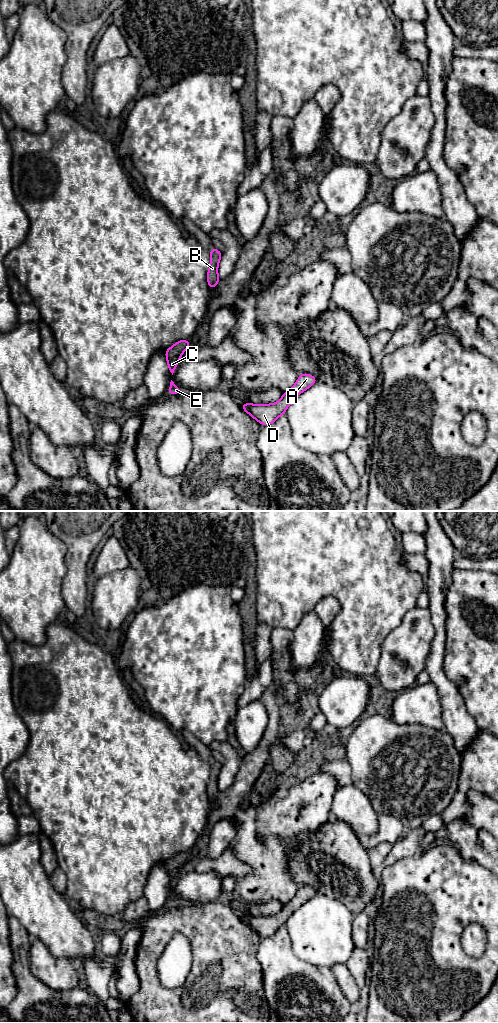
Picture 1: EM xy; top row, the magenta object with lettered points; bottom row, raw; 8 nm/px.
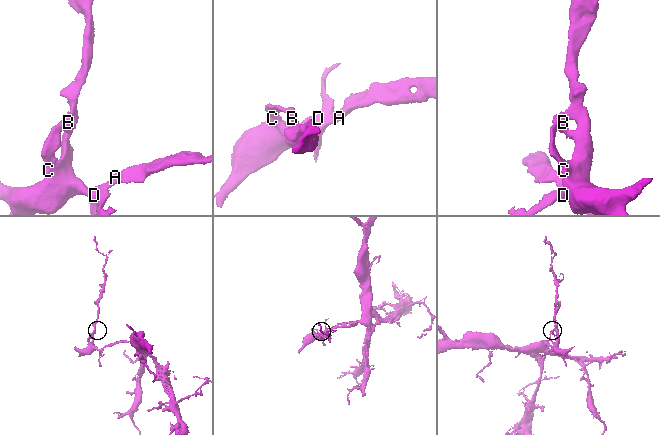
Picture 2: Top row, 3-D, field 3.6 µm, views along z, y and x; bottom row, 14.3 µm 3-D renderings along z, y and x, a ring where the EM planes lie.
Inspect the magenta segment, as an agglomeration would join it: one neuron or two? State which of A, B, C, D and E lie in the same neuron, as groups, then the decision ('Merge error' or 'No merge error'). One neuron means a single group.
Groups: A B C D E. No merge error

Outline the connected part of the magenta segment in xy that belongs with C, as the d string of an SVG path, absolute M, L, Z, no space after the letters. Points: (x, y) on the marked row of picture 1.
M179 340L173 346L169 347L165 351L165 356L167 359L168 370L172 373L176 370L176 366L179 363L180 357L191 345L192 342L188 340Z

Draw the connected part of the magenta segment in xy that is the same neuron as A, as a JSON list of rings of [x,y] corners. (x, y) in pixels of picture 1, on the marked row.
[[[303,373],[299,375],[293,387],[284,392],[279,401],[272,404],[255,405],[249,402],[240,405],[245,412],[261,425],[269,425],[274,423],[282,414],[285,414],[287,408],[297,395],[310,388],[317,381],[313,375]]]

